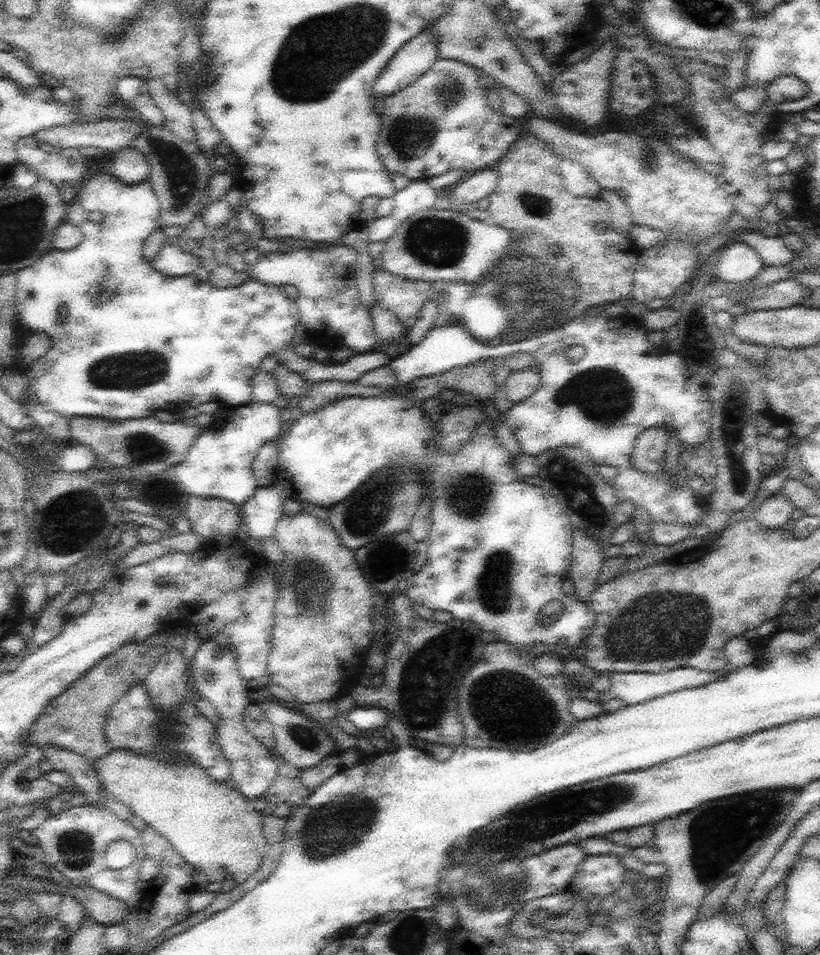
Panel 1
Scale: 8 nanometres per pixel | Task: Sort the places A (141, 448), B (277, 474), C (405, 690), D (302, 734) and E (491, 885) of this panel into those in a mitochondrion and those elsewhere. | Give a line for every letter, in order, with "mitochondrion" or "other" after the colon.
A: mitochondrion
B: other
C: mitochondrion
D: mitochondrion
E: mitochondrion

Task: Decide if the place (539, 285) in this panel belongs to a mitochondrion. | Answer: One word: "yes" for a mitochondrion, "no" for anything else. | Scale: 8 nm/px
yes

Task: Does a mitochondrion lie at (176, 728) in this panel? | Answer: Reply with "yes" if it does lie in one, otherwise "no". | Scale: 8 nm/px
yes

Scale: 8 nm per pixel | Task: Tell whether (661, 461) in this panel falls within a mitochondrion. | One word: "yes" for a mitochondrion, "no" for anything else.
no

